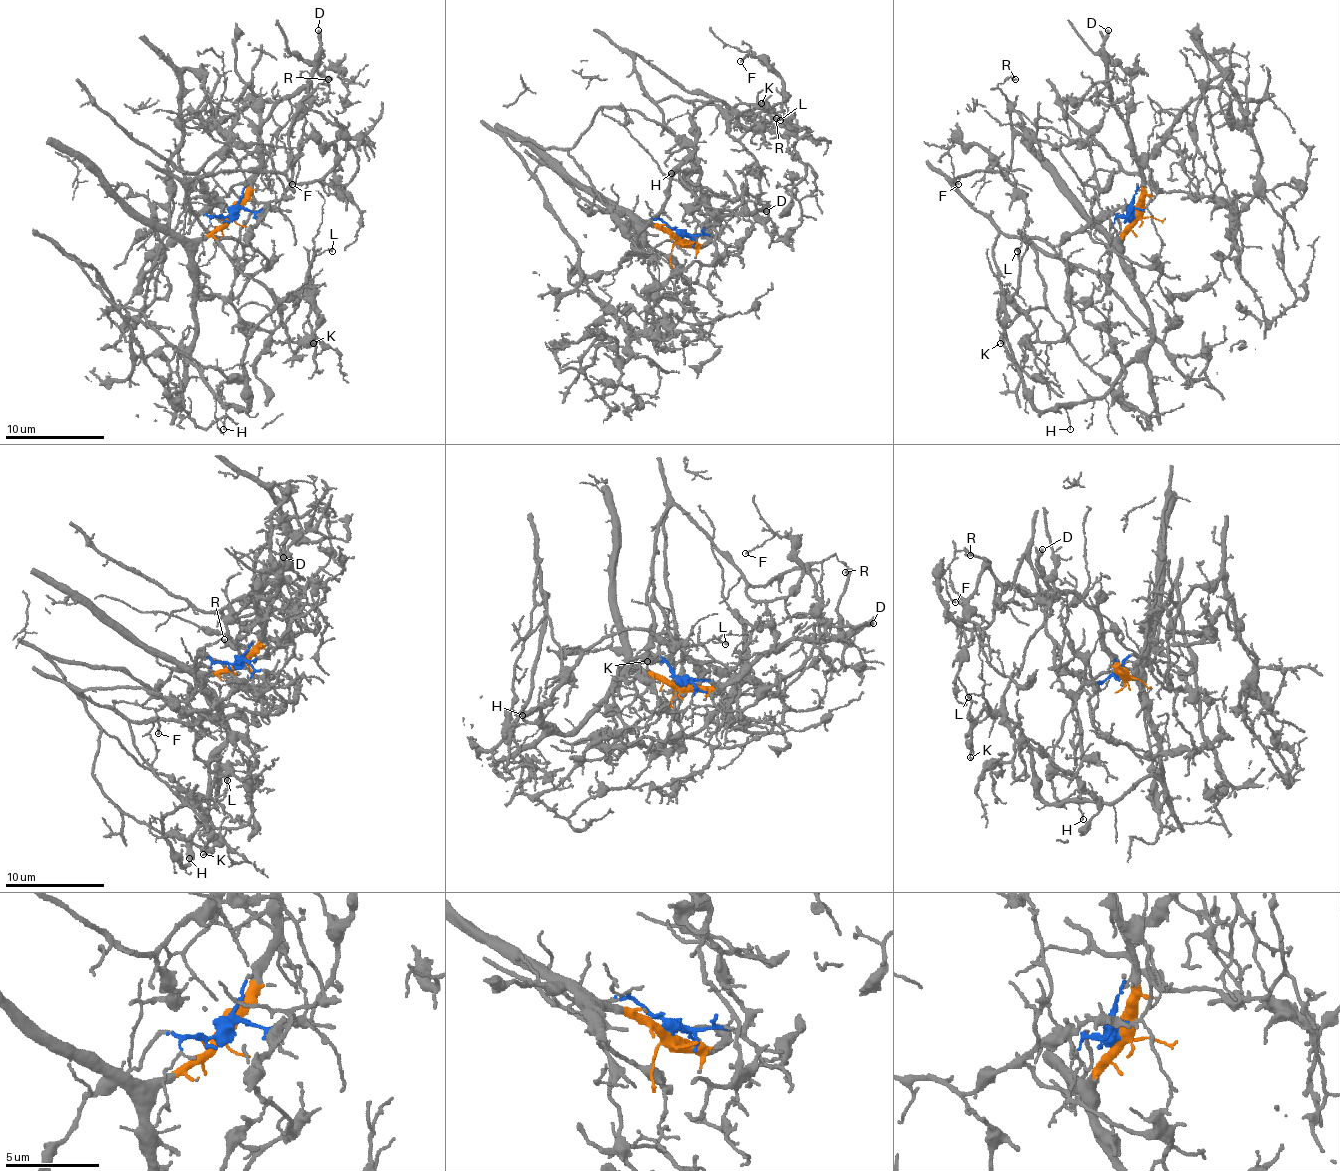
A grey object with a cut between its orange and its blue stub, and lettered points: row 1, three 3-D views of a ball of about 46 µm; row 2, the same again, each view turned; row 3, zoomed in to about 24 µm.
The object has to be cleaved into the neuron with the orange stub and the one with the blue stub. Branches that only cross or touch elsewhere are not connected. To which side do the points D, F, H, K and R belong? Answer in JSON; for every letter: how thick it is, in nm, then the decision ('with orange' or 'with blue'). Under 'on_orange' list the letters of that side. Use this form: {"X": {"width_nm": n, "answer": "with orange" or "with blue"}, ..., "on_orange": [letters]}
{"D": {"width_nm": 190, "answer": "with orange"}, "F": {"width_nm": 120, "answer": "with blue"}, "H": {"width_nm": 120, "answer": "with orange"}, "K": {"width_nm": 170, "answer": "with blue"}, "R": {"width_nm": 140, "answer": "with blue"}, "on_orange": ["D", "H"]}

